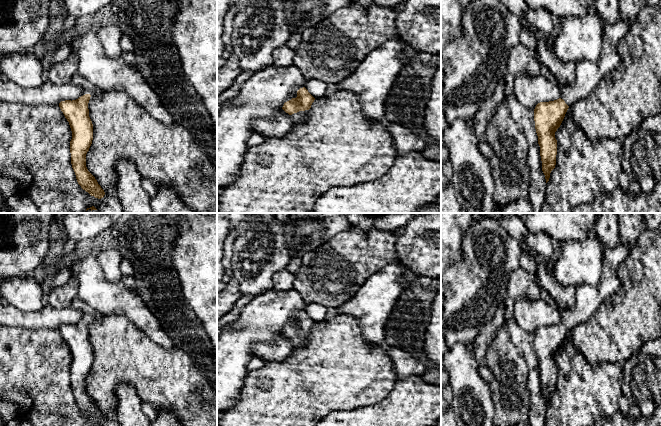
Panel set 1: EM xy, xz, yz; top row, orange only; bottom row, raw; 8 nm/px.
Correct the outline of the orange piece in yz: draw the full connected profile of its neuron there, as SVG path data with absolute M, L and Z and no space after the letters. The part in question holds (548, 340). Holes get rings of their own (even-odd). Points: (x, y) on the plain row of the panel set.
M616 213L616 215L618 243L614 248L603 248L599 282L596 285L581 284L575 288L574 306L561 311L561 321L554 325L540 326L534 333L535 353L546 407L556 389L555 356L560 351L568 332L590 319L601 303L619 290L619 266L629 255L631 246L647 230L643 213Z

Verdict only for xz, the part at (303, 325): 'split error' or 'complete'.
split error

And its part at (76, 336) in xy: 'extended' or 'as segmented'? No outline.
as segmented

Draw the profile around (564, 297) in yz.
M547 261L544 264L537 264L536 275L541 287L546 290L554 299L557 309L561 312L572 308L575 303L575 288L561 286L553 276L547 272Z

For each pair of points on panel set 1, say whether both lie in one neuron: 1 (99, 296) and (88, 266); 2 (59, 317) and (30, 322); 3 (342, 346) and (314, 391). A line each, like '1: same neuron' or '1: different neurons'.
1: same neuron
2: same neuron
3: same neuron

